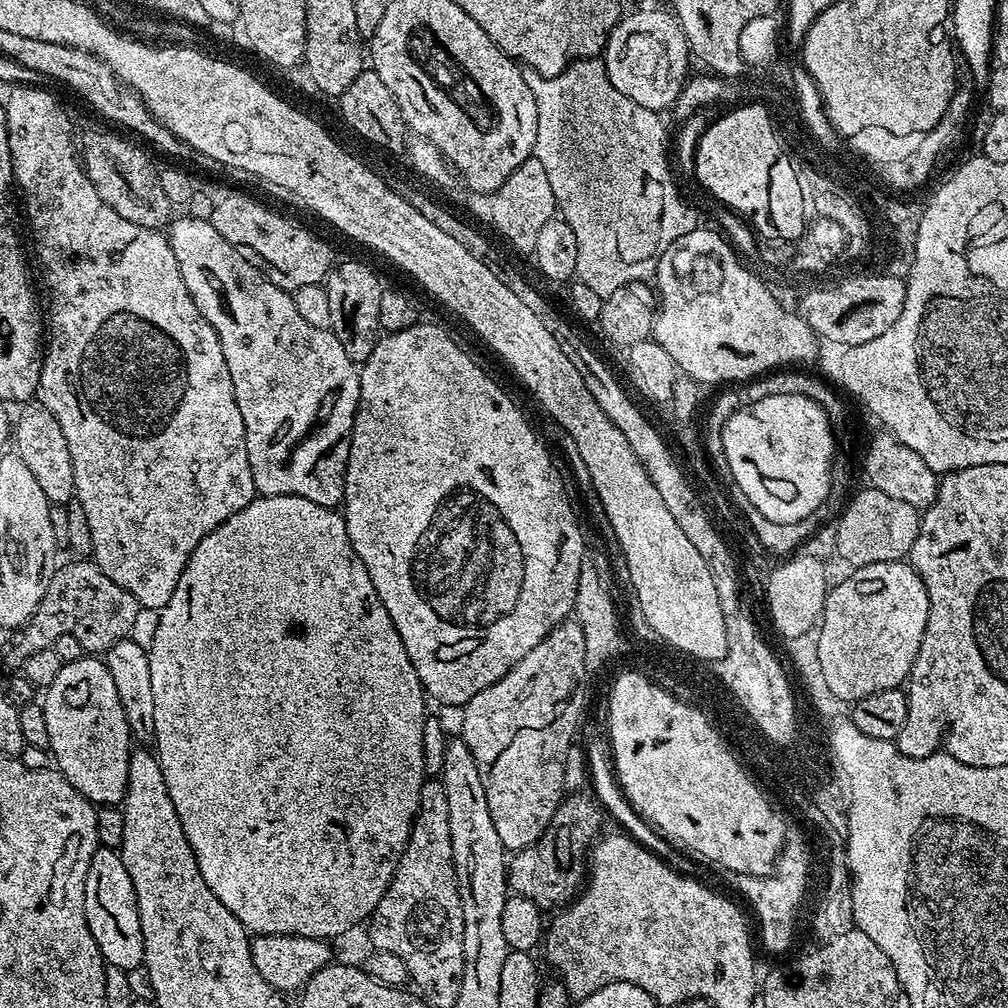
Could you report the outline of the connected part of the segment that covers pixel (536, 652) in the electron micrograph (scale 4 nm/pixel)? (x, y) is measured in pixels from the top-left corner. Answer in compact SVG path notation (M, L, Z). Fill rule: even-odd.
M569 618L550 630L494 686L478 690L463 705L462 739L474 754L474 762L478 762L490 818L494 818L498 838L509 853L530 847L565 799L566 754L574 746L585 715L588 667L586 634L575 619Z

